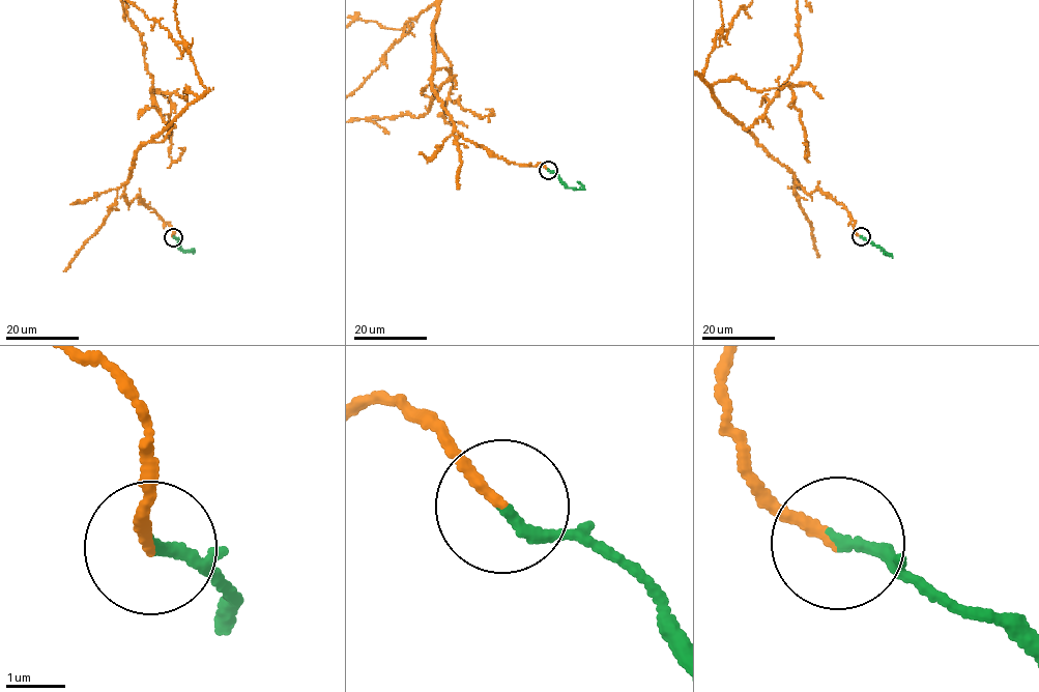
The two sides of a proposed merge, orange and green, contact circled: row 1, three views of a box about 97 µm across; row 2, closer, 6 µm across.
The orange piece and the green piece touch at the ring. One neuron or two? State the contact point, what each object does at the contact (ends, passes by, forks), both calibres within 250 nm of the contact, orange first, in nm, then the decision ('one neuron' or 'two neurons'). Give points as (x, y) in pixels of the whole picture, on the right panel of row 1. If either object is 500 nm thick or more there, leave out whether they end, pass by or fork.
(861, 236) | orange ends | green ends | 170/190 nm | one neuron

